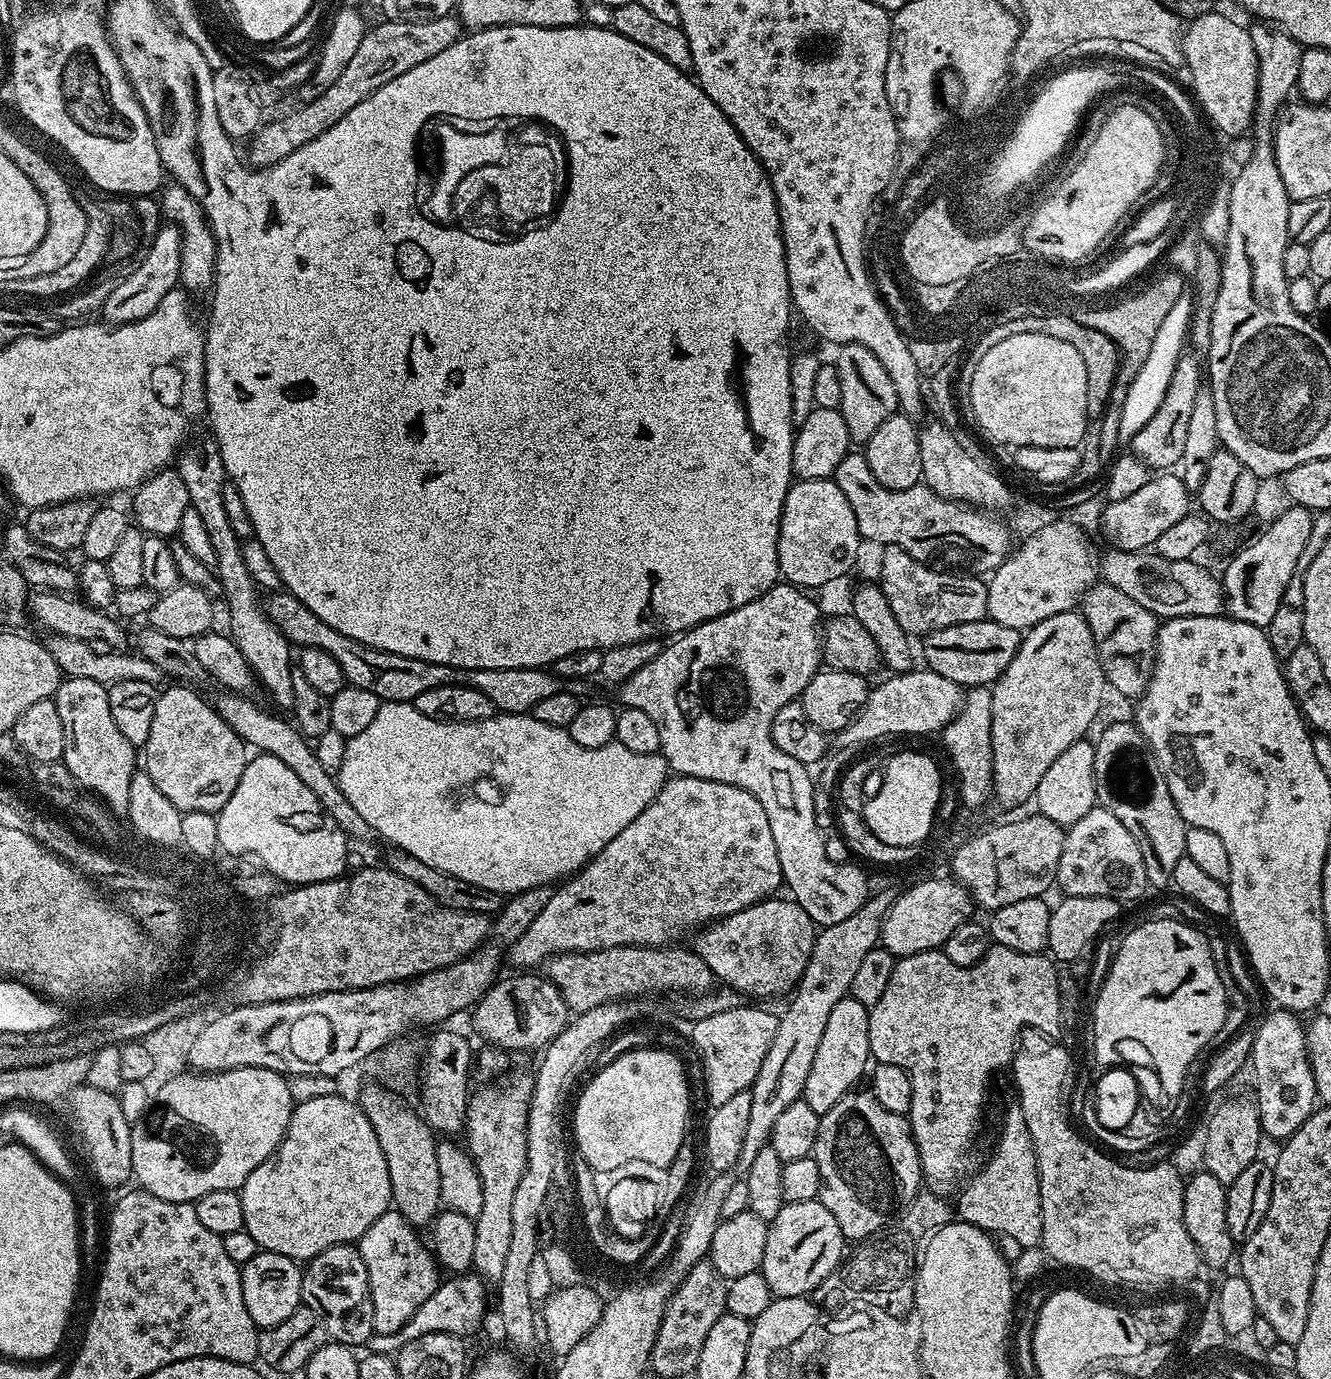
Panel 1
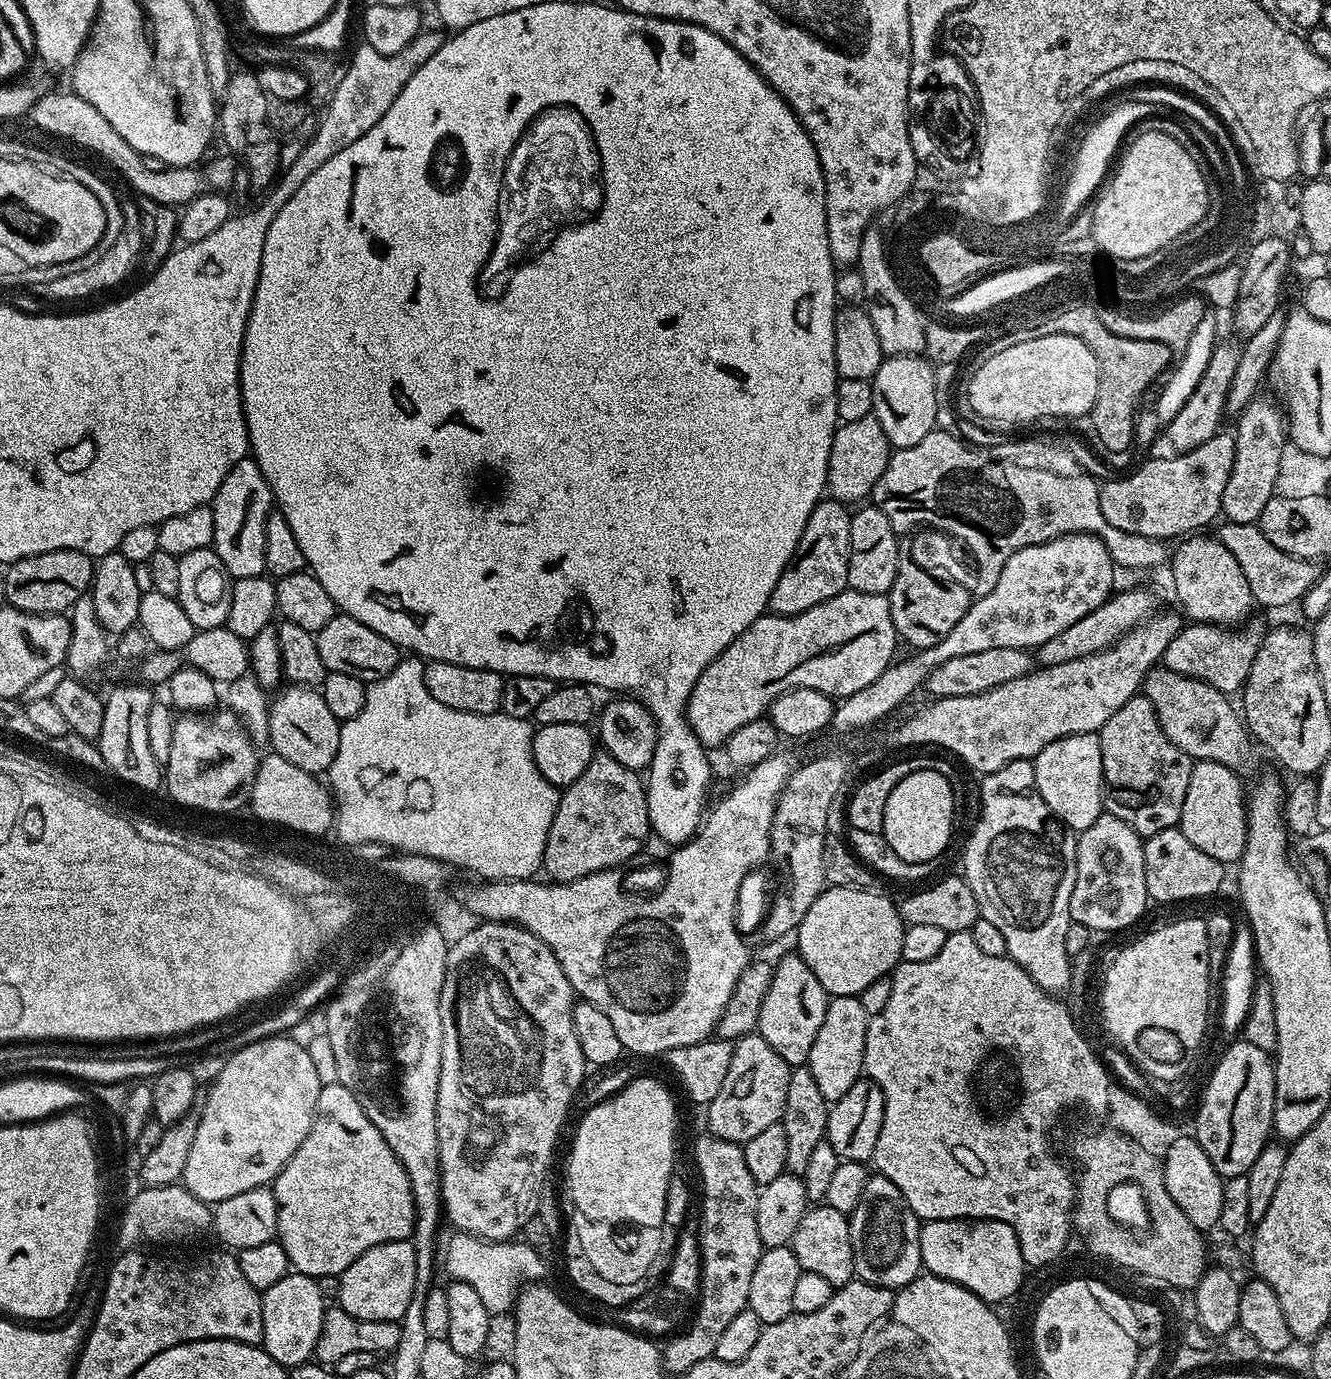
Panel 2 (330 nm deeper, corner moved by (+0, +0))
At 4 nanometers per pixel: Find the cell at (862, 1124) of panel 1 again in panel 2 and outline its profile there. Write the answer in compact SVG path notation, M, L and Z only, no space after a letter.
M879 1174L869 1175L866 1186L862 1190L862 1198L858 1198L858 1206L848 1216L850 1226L850 1242L852 1243L852 1270L857 1280L865 1280L879 1288L899 1290L921 1275L920 1263L920 1229L921 1221L910 1210L906 1198L902 1198L902 1190L890 1182L890 1178Z

